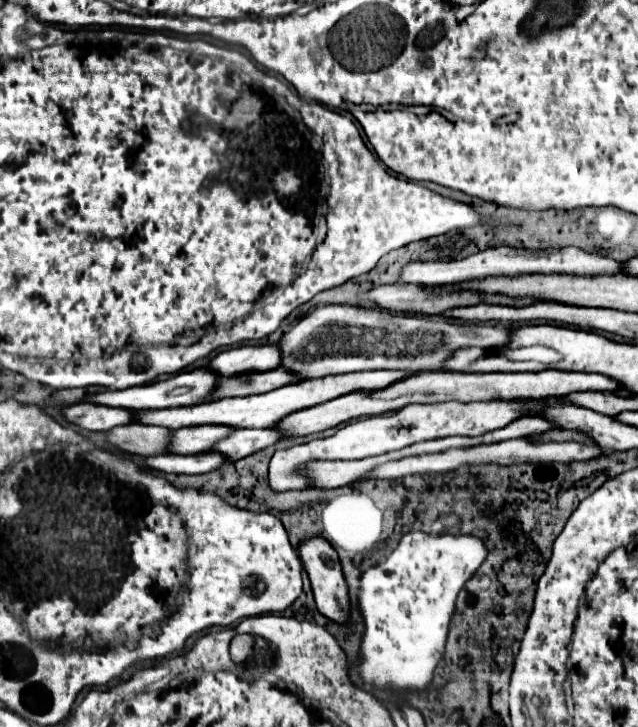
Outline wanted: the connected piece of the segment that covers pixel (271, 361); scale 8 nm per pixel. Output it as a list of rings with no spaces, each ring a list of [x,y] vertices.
[[[242,345],[216,355],[210,369],[230,377],[256,371],[270,371],[280,365],[280,345]]]

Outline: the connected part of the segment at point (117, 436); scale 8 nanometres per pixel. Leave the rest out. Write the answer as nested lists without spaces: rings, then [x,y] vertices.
[[[134,421],[132,425],[110,429],[104,435],[112,445],[116,445],[118,449],[122,449],[126,453],[152,457],[152,455],[160,455],[160,453],[168,451],[170,433],[172,433],[170,429],[154,427],[154,425],[150,425],[150,427],[138,425],[138,421]]]

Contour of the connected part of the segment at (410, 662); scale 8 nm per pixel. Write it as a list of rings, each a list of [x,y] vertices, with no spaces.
[[[408,531],[382,563],[362,571],[358,587],[358,611],[364,619],[364,633],[360,639],[364,641],[364,661],[360,661],[358,651],[358,665],[362,673],[366,673],[364,685],[372,685],[374,689],[390,687],[396,693],[408,693],[410,689],[424,691],[430,687],[434,669],[444,655],[448,623],[456,611],[458,593],[474,577],[486,557],[488,549],[484,549],[484,541],[480,541],[476,535],[430,535],[424,531]]]

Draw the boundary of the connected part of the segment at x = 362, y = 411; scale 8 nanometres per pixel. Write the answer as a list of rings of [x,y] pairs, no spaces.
[[[422,371],[416,377],[404,377],[388,389],[376,389],[376,393],[348,393],[348,397],[336,397],[316,407],[296,411],[284,417],[276,427],[292,433],[294,437],[312,435],[340,423],[382,415],[396,409],[402,409],[410,403],[432,403],[432,401],[492,401],[492,399],[542,399],[542,397],[564,397],[574,391],[616,391],[620,385],[598,373],[566,373],[566,371],[540,371],[540,373],[444,373],[444,371]]]

